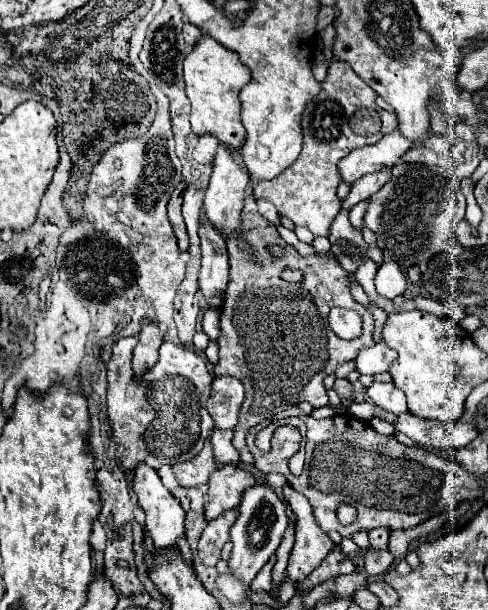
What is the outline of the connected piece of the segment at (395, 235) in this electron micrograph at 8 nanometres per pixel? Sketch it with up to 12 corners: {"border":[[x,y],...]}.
{"border":[[398,163],[364,223],[402,273],[454,243],[446,167]]}

